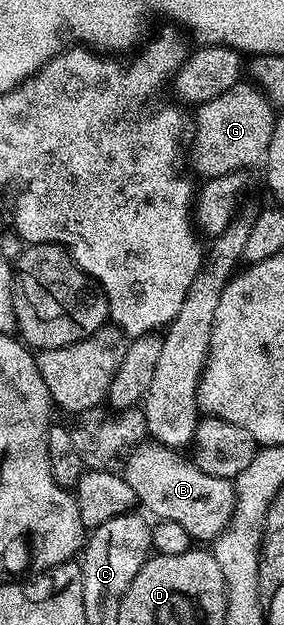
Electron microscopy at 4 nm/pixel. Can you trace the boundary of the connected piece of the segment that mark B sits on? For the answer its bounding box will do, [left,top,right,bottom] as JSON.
[123,443,237,543]

